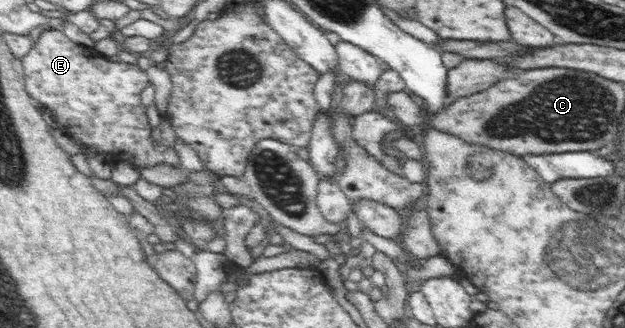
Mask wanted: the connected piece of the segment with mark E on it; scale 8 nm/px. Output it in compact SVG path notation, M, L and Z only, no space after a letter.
M45 30L20 61L29 96L36 104L46 107L57 125L78 143L104 155L109 162L122 157L138 169L158 163L180 167L180 156L175 149L152 141L147 107L140 100L149 78L140 64L112 63L96 57L88 47L72 42L56 30Z

